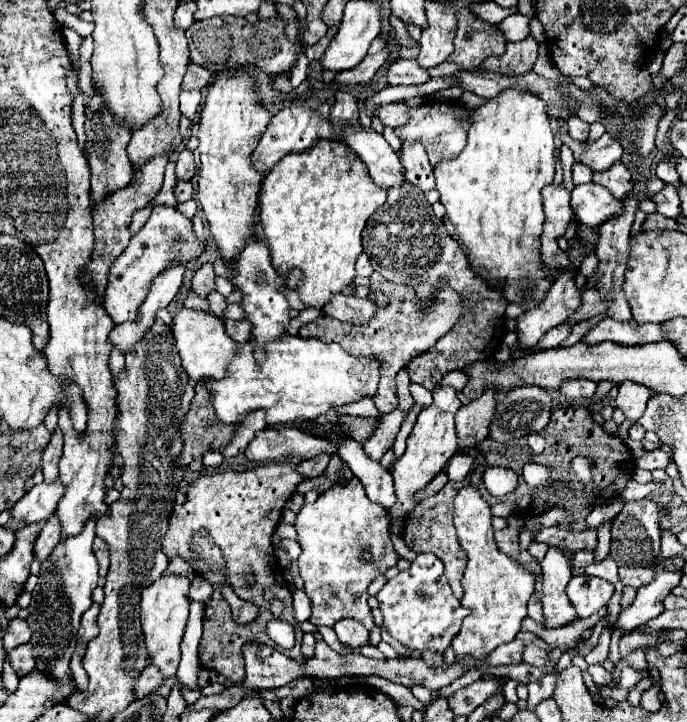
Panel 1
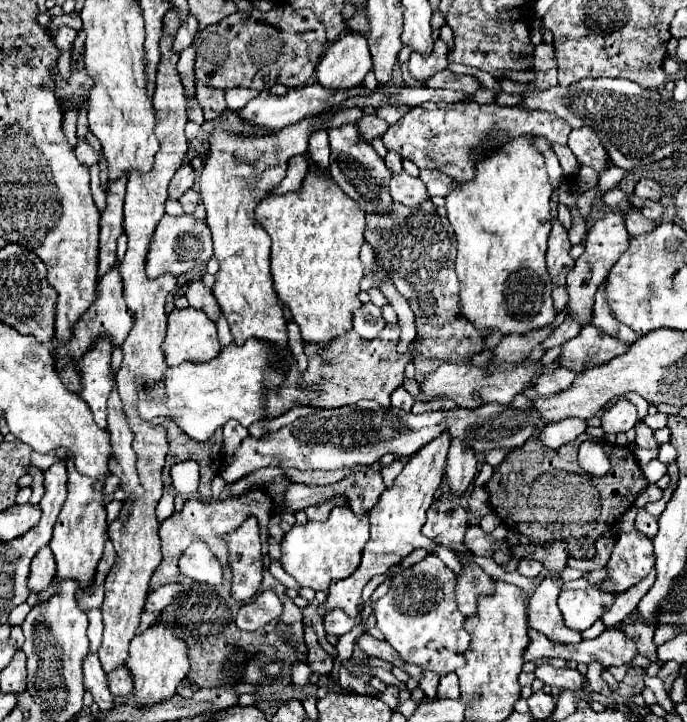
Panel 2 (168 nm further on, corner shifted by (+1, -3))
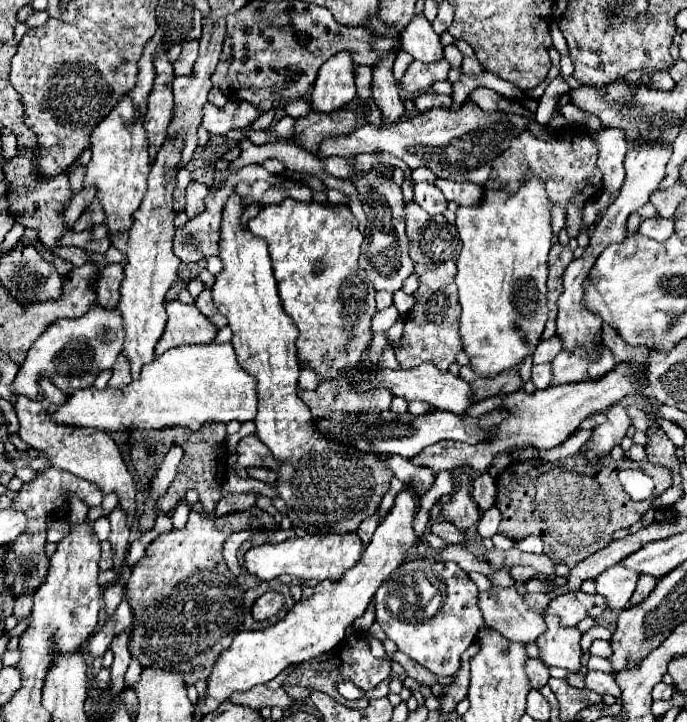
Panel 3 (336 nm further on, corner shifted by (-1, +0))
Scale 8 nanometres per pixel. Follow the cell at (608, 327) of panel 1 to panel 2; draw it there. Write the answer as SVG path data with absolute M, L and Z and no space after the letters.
M588 324L580 330L576 338L562 344L560 358L566 358L566 362L574 362L570 370L578 372L578 366L582 366L582 362L590 362L590 366L598 366L602 362L608 362L624 354L626 350L628 350L628 344Z

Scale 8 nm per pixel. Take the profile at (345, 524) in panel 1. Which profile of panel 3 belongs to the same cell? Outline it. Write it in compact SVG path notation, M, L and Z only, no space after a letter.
M336 533L304 535L304 537L288 539L278 545L266 543L266 545L252 547L244 557L244 567L248 573L258 577L260 581L272 581L280 577L282 573L288 573L292 577L316 579L316 581L324 581L324 579L336 581L336 577L340 577L344 571L348 571L348 567L354 567L354 563L360 561L362 553L364 553L364 547L356 533L352 535L336 535Z

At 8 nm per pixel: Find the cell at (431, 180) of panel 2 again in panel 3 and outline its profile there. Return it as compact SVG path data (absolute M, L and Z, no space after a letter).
M438 179L436 185L448 201L454 201L456 205L462 205L462 207L474 207L484 197L484 189L476 183L468 183L468 181L452 183L452 181L446 181L446 179Z

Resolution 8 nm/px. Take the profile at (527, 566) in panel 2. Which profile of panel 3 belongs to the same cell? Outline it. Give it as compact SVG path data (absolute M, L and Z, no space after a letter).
M512 567L510 569L510 575L512 575L512 579L514 581L518 581L518 583L526 583L528 579L532 579L534 575L536 575L536 571L532 571L530 567Z

